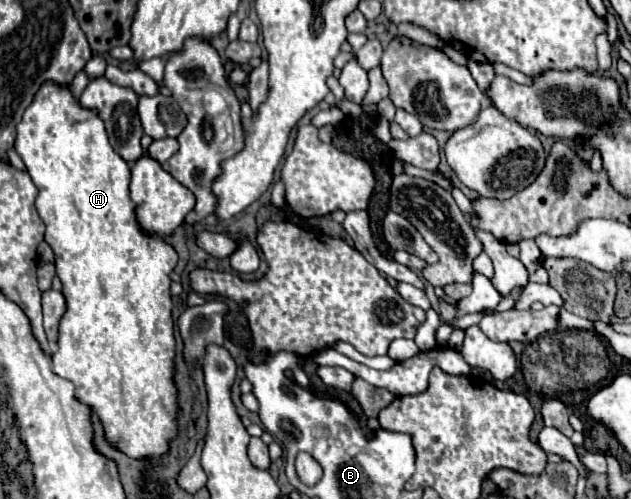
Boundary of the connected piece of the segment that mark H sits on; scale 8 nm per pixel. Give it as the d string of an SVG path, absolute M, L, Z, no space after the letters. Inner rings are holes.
M40 85L36 91L36 97L32 99L32 105L26 107L22 121L16 125L16 151L22 157L34 185L38 187L36 197L36 209L46 225L46 243L52 247L56 255L56 275L62 281L62 293L66 297L68 309L66 315L60 321L60 337L56 353L52 355L52 369L58 377L64 377L74 383L78 401L92 407L94 413L104 423L106 437L112 445L122 449L130 457L146 457L146 455L162 455L168 449L168 441L176 433L176 389L172 383L172 367L174 367L174 323L172 323L172 299L170 299L170 277L168 273L176 267L178 255L172 245L168 245L162 237L156 237L154 233L144 233L136 221L136 203L128 197L128 183L130 183L130 167L128 163L112 149L104 121L100 119L100 113L96 109L84 109L78 99L72 95L70 85Z

